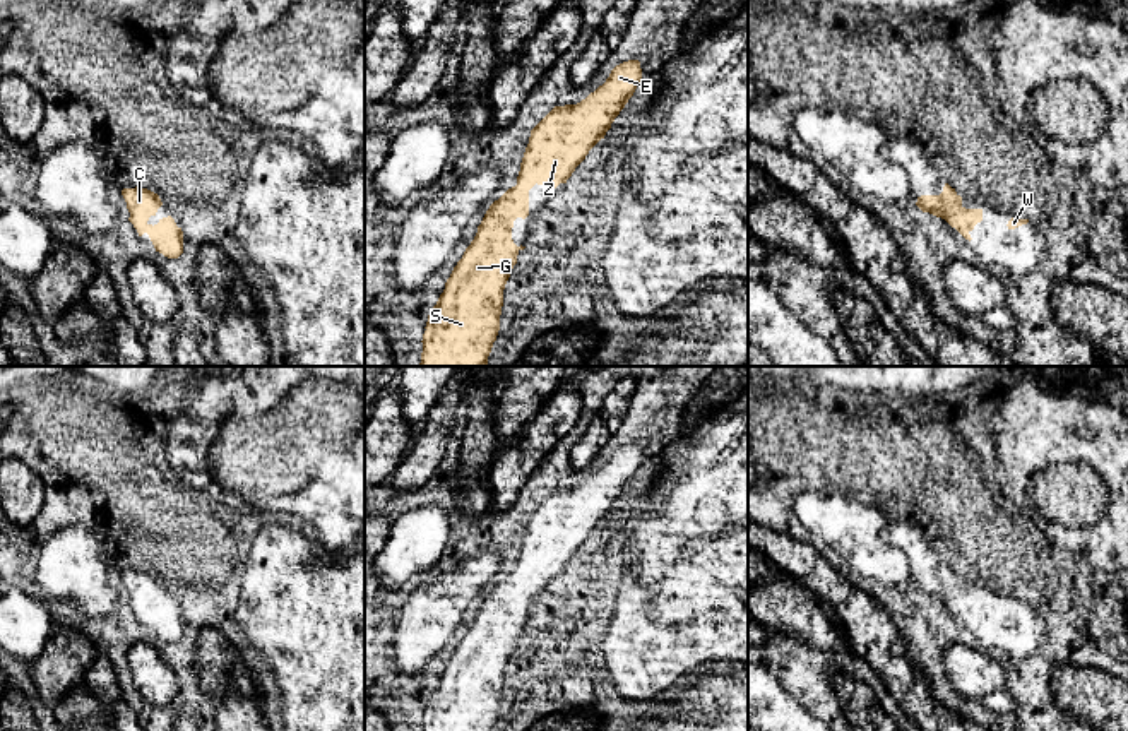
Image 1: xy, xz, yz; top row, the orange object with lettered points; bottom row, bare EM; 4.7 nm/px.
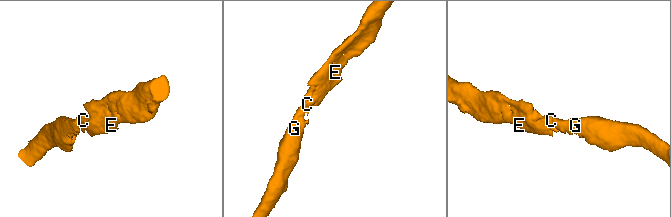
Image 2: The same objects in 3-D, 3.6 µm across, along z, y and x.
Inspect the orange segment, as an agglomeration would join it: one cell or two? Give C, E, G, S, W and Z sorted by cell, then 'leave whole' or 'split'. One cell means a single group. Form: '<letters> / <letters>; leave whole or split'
C E G S W Z; leave whole

